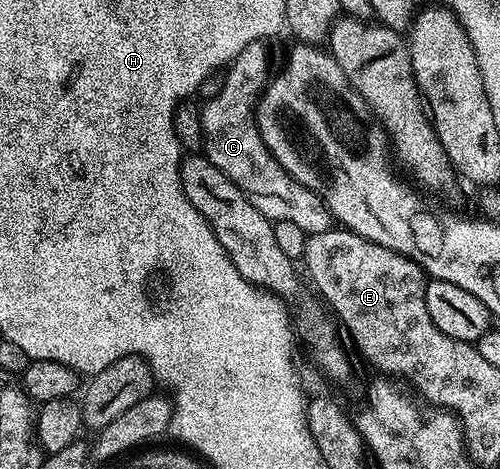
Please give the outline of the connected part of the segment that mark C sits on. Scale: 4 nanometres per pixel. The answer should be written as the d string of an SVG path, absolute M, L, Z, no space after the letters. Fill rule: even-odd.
M262 42L250 43L237 53L225 71L225 85L213 101L202 104L204 147L207 160L233 180L267 219L293 221L305 234L332 230L330 211L319 196L305 189L275 160L255 124L255 104L269 78L267 51Z

